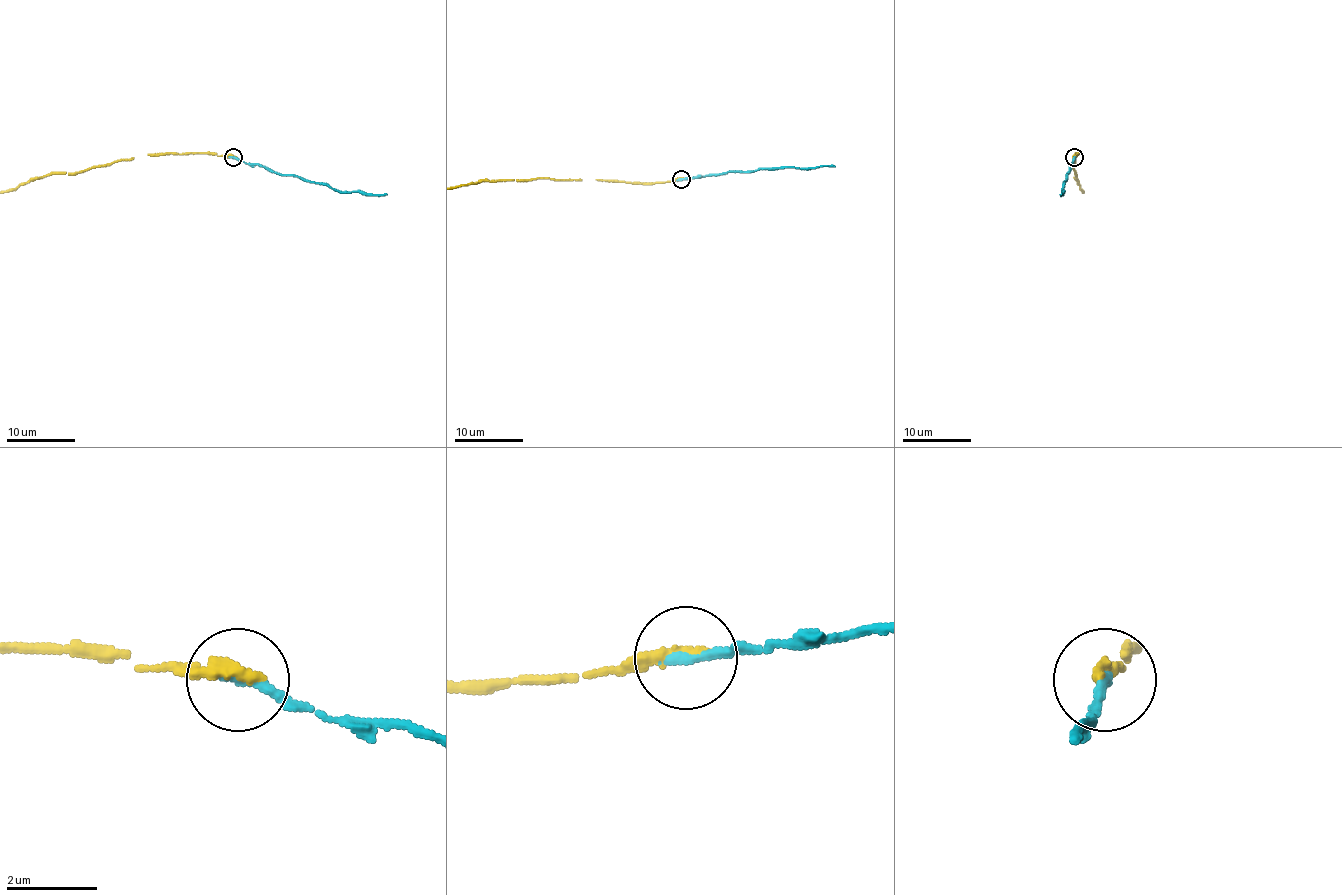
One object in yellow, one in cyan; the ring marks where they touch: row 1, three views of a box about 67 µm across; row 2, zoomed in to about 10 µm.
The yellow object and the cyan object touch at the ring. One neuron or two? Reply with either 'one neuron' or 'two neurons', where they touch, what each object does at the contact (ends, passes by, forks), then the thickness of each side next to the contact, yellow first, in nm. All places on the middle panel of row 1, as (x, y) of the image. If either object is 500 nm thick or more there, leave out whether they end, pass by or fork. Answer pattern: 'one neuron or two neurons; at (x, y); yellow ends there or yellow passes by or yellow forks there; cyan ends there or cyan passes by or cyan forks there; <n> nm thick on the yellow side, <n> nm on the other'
one neuron; at (681, 179); yellow ends there; cyan ends there; 320 nm thick on the yellow side, 240 nm on the other

